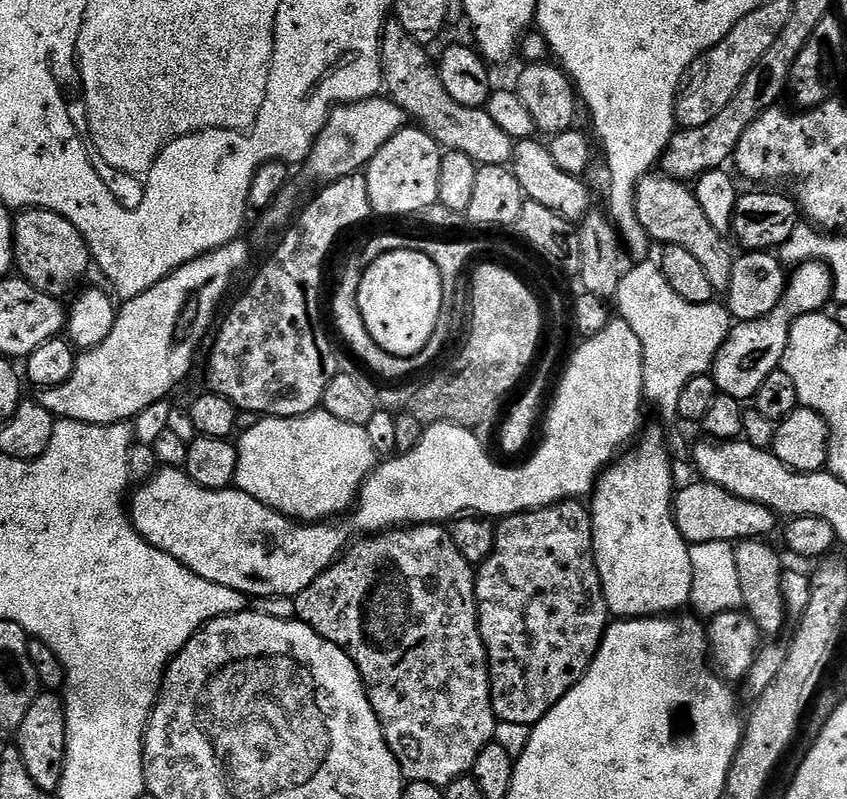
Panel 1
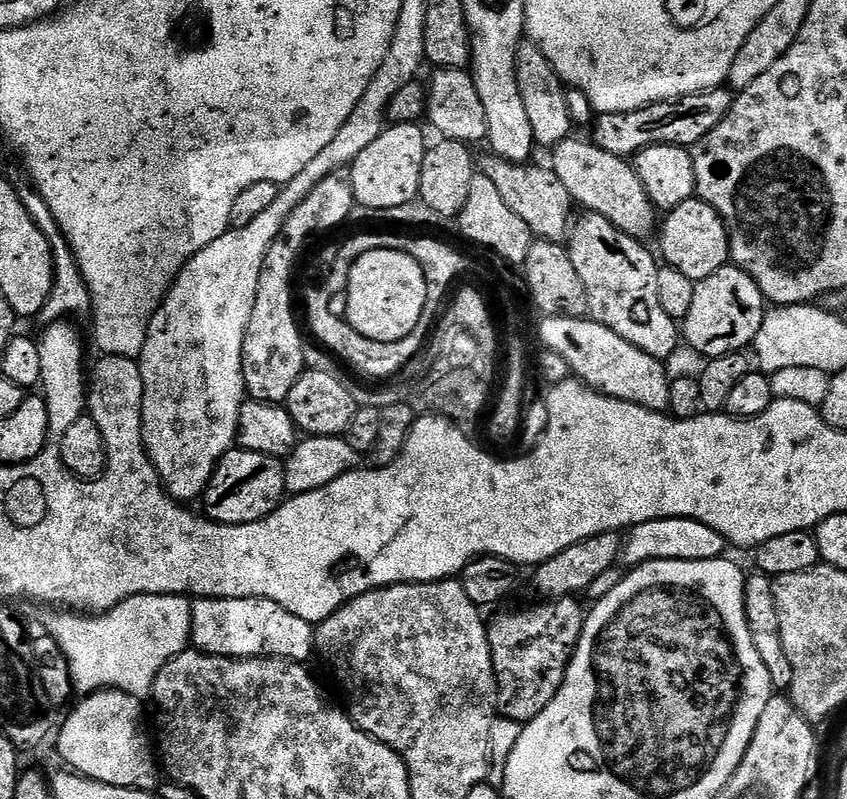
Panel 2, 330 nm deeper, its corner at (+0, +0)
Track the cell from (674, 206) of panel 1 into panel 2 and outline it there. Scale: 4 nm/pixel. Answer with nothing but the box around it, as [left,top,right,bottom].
[550,136,658,242]

